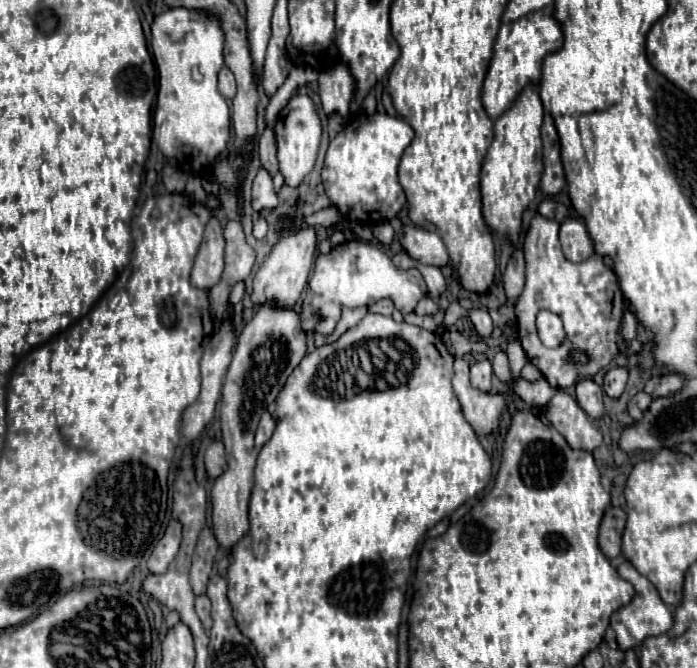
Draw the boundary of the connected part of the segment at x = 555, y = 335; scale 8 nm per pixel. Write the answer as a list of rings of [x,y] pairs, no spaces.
[[[544,309],[539,311],[536,317],[536,327],[539,339],[543,341],[545,347],[559,347],[567,339],[561,319],[550,311]]]

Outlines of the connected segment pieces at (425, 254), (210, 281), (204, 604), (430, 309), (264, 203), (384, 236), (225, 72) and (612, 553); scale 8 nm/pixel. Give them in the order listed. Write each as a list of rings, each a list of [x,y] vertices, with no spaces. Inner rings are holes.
[[[405,227],[399,241],[403,249],[419,263],[435,265],[435,267],[445,267],[449,263],[449,255],[445,253],[445,245],[441,237],[437,237],[427,229]]]
[[[211,217],[191,271],[193,287],[209,291],[213,285],[219,283],[223,275],[223,251],[225,251],[223,227],[217,217]]]
[[[197,595],[197,597],[195,597],[195,611],[197,611],[201,623],[205,625],[205,631],[209,631],[209,629],[211,629],[211,615],[209,615],[209,611],[211,611],[211,601],[209,601],[207,595]]]
[[[423,297],[423,299],[419,301],[417,309],[415,309],[417,315],[435,315],[437,311],[439,311],[439,307],[437,307],[437,303],[435,303],[431,297]]]
[[[259,169],[255,181],[253,181],[253,209],[255,211],[263,211],[263,209],[275,209],[279,205],[279,199],[275,195],[275,189],[273,189],[273,181],[271,181],[271,175],[265,171],[265,169]]]
[[[383,221],[383,223],[379,223],[379,225],[373,227],[373,235],[375,235],[383,245],[391,245],[391,241],[393,241],[393,237],[395,237],[395,231],[393,231],[391,223]]]
[[[221,69],[219,71],[219,93],[225,97],[225,99],[233,99],[235,93],[237,93],[237,87],[235,87],[235,77],[229,69]]]
[[[609,507],[603,513],[599,525],[599,547],[607,559],[617,559],[621,555],[621,533],[625,529],[627,515],[619,507]]]

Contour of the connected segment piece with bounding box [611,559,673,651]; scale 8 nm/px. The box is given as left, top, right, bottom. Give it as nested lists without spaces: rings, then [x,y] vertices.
[[[623,559],[623,563],[617,567],[617,573],[629,581],[633,587],[635,587],[635,597],[631,599],[629,605],[617,609],[613,615],[611,615],[611,627],[617,635],[617,643],[619,643],[619,649],[625,651],[625,649],[631,649],[631,647],[637,647],[645,637],[649,635],[661,635],[661,633],[667,633],[673,625],[673,613],[669,611],[669,607],[661,601],[657,589],[651,585],[651,581],[643,575],[637,573],[637,569],[627,561]]]

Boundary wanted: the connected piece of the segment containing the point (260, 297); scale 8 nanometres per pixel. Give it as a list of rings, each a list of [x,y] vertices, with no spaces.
[[[311,229],[299,231],[293,237],[281,239],[271,249],[265,263],[261,265],[261,269],[257,271],[257,275],[253,279],[251,301],[255,305],[263,305],[263,303],[271,301],[273,307],[277,307],[277,309],[291,309],[307,285],[307,275],[309,275],[311,265],[315,261],[315,247],[317,247],[317,237]]]

